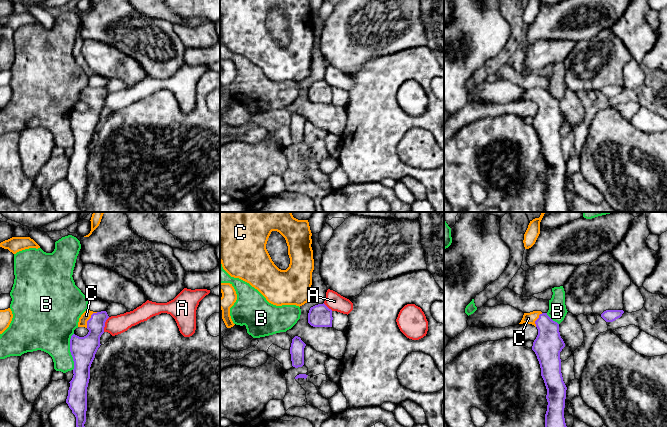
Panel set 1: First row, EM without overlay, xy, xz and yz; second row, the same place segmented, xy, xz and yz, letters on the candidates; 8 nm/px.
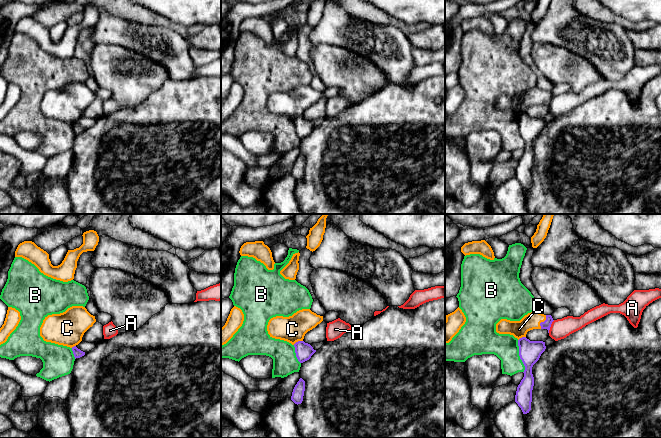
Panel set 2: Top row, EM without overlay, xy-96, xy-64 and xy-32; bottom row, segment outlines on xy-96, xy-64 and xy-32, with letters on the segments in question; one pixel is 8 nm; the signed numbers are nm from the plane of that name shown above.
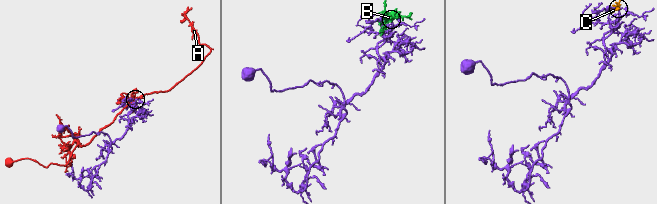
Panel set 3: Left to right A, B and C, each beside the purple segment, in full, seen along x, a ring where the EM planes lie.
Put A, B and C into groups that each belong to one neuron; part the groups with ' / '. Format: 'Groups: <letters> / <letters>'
Groups: A / B / C

